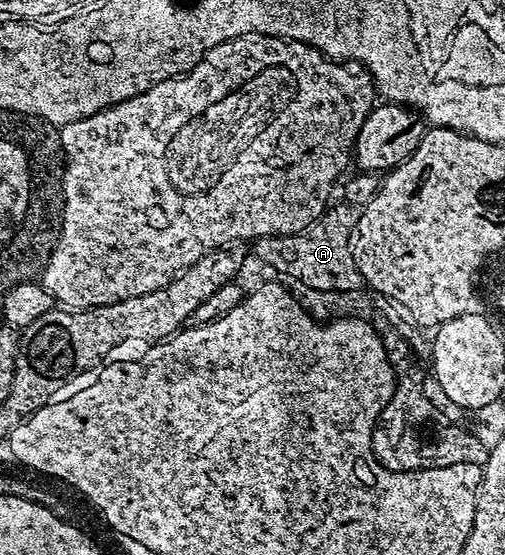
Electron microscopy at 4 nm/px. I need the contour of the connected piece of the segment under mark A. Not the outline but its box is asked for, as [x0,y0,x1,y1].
[253,203,365,292]

